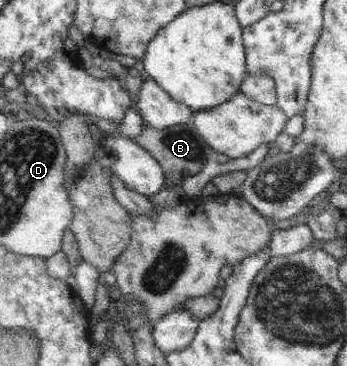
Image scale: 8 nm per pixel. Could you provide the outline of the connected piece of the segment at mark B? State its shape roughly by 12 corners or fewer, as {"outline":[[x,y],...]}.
{"outline":[[195,126],[134,137],[179,186],[215,152]]}

